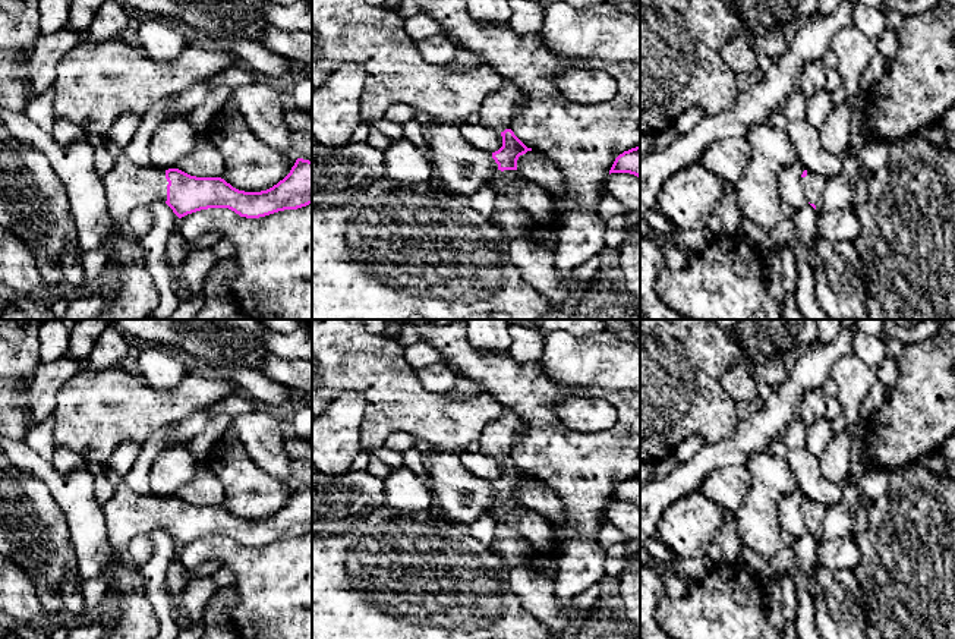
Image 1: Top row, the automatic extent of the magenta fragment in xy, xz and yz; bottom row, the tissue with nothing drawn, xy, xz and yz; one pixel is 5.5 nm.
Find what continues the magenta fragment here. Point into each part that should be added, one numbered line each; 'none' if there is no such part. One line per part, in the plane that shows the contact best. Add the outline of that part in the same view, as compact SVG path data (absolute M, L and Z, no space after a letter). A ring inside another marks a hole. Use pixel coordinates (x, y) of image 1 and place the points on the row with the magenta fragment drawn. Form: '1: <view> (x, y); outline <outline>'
1: xy (128, 186); outline M125 155L103 176L103 183L111 224L119 229L126 227L133 210L167 201L166 170L139 167Z

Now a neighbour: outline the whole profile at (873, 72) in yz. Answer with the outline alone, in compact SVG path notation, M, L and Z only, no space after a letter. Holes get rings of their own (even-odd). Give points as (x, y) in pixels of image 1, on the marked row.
M879 53L870 59L870 63L867 64L860 78L861 91L867 91L876 85L876 82L883 76L888 63L889 62Z

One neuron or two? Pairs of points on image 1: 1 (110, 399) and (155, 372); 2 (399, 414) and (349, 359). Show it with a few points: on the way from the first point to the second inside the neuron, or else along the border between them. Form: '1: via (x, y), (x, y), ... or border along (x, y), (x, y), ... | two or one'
1: border along (144, 380), (161, 390), (172, 390), (177, 384) | two
2: via (390, 400), (362, 372) | one

